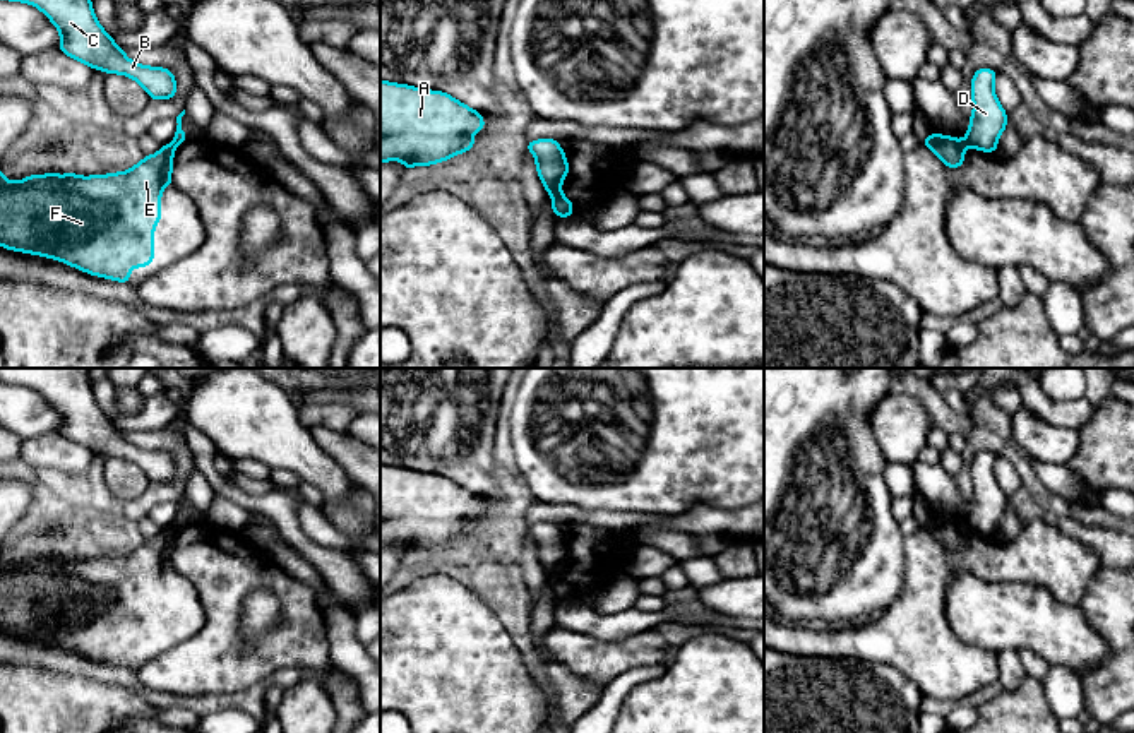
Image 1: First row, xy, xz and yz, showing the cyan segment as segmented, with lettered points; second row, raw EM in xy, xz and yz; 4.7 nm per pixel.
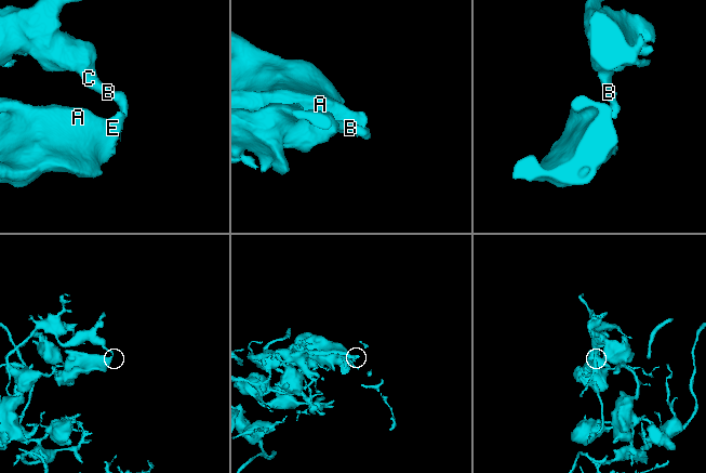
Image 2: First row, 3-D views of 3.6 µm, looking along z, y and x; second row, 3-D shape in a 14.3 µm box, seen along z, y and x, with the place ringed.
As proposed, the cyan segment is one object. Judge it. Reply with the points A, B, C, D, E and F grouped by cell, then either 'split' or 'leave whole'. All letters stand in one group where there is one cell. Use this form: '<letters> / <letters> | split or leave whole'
A E F / B C D | split

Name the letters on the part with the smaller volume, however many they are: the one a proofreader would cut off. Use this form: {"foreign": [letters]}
{"foreign": ["A", "E", "F"]}

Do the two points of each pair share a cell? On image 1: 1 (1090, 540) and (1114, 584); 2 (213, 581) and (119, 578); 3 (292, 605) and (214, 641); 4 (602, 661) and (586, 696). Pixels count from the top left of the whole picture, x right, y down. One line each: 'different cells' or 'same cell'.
1: different cells
2: different cells
3: same cell
4: different cells

